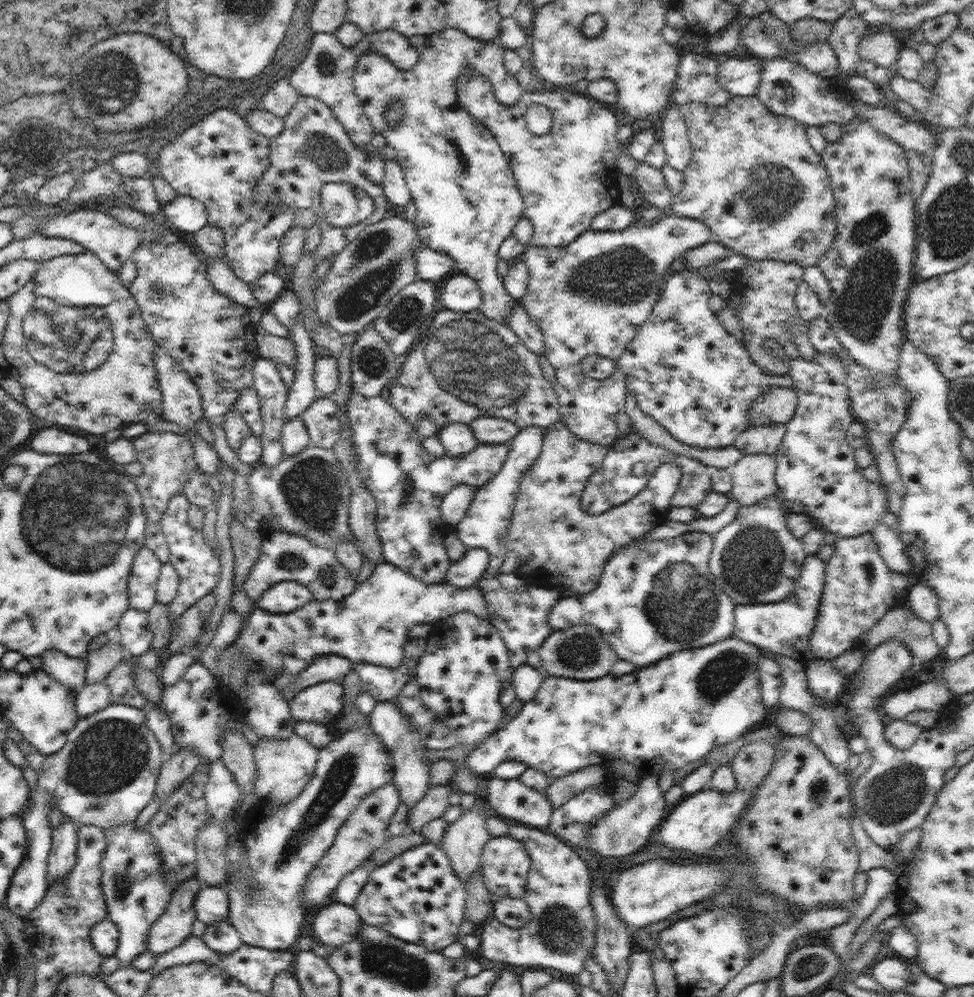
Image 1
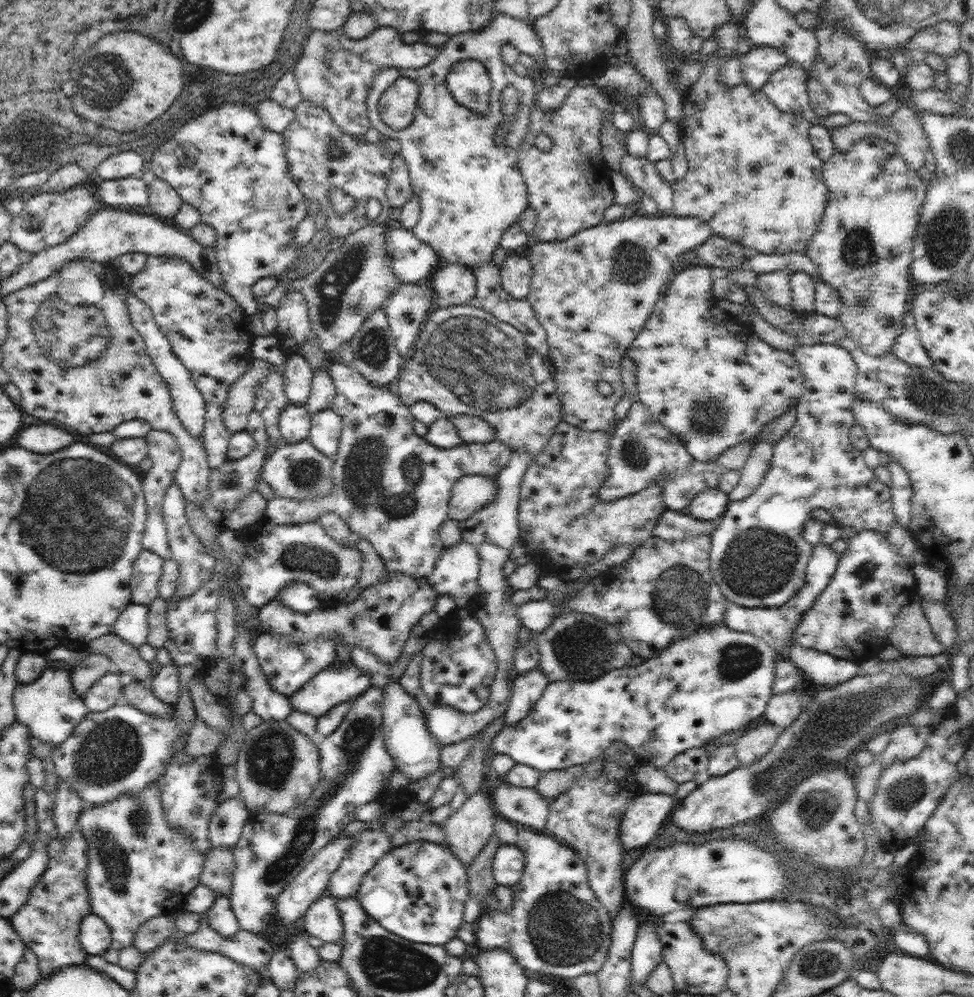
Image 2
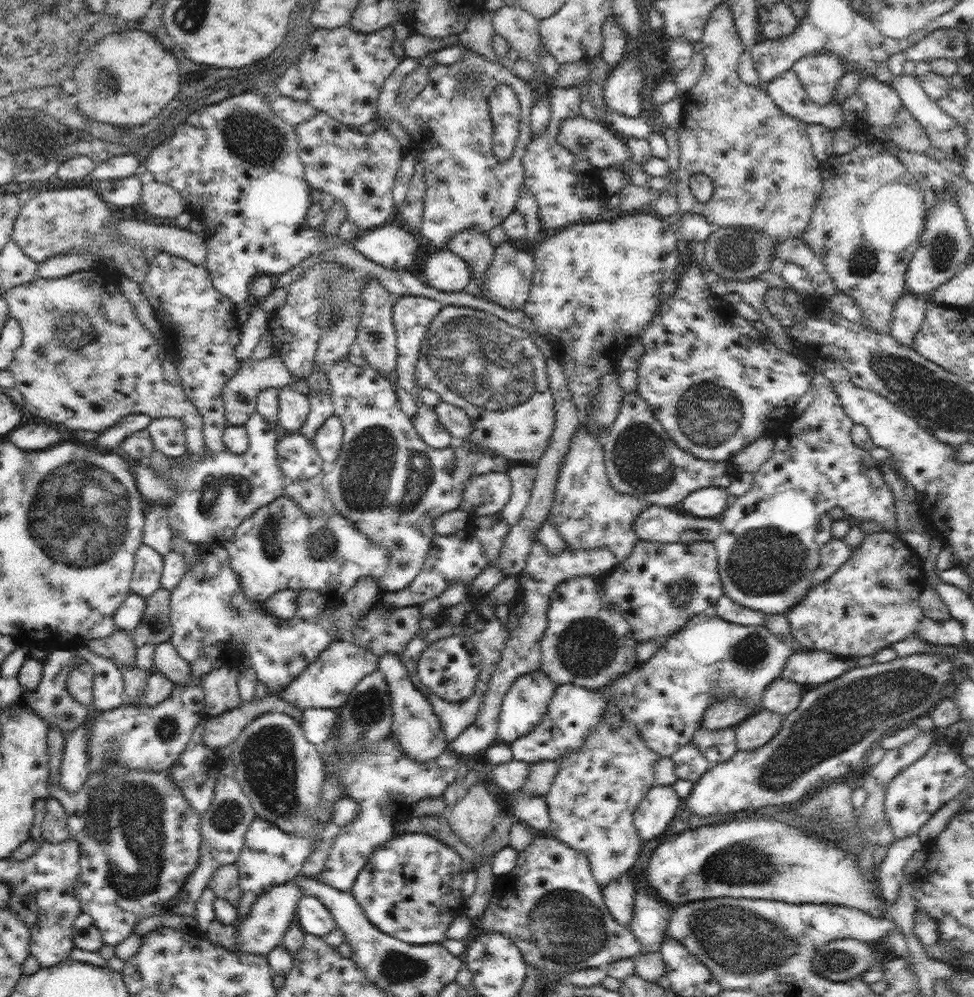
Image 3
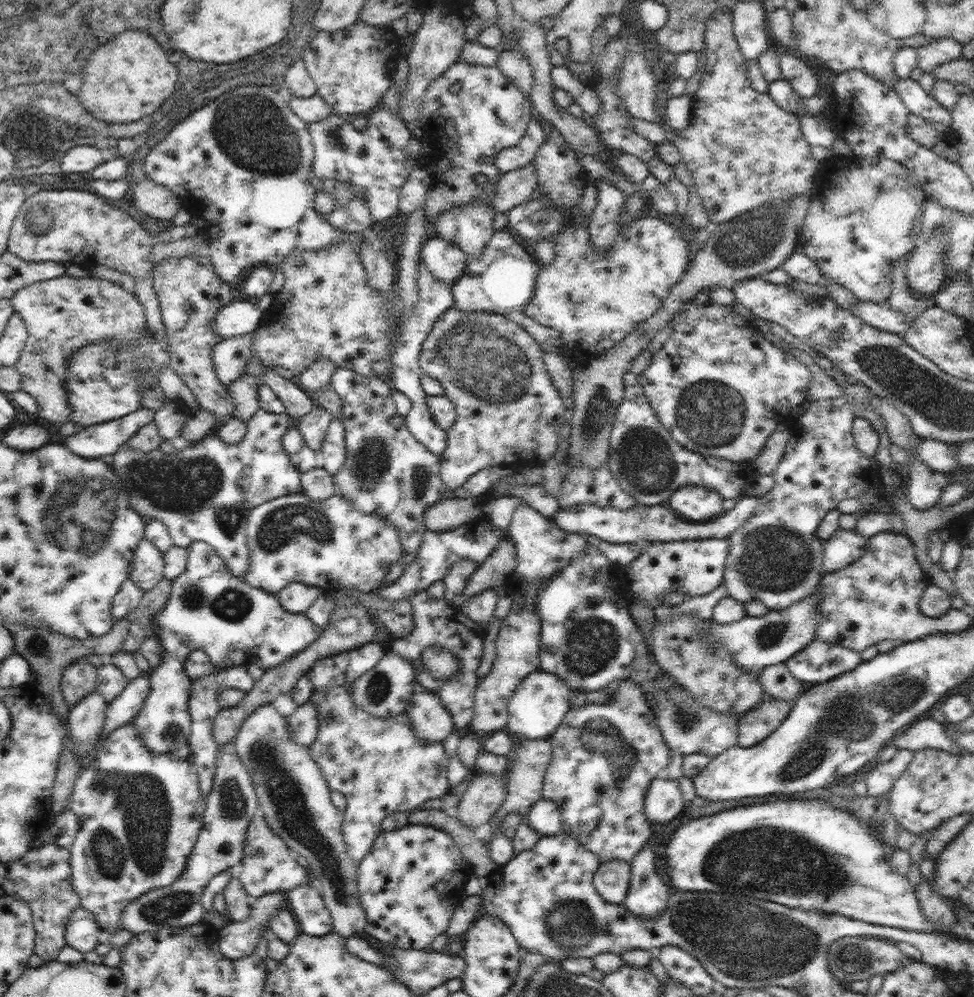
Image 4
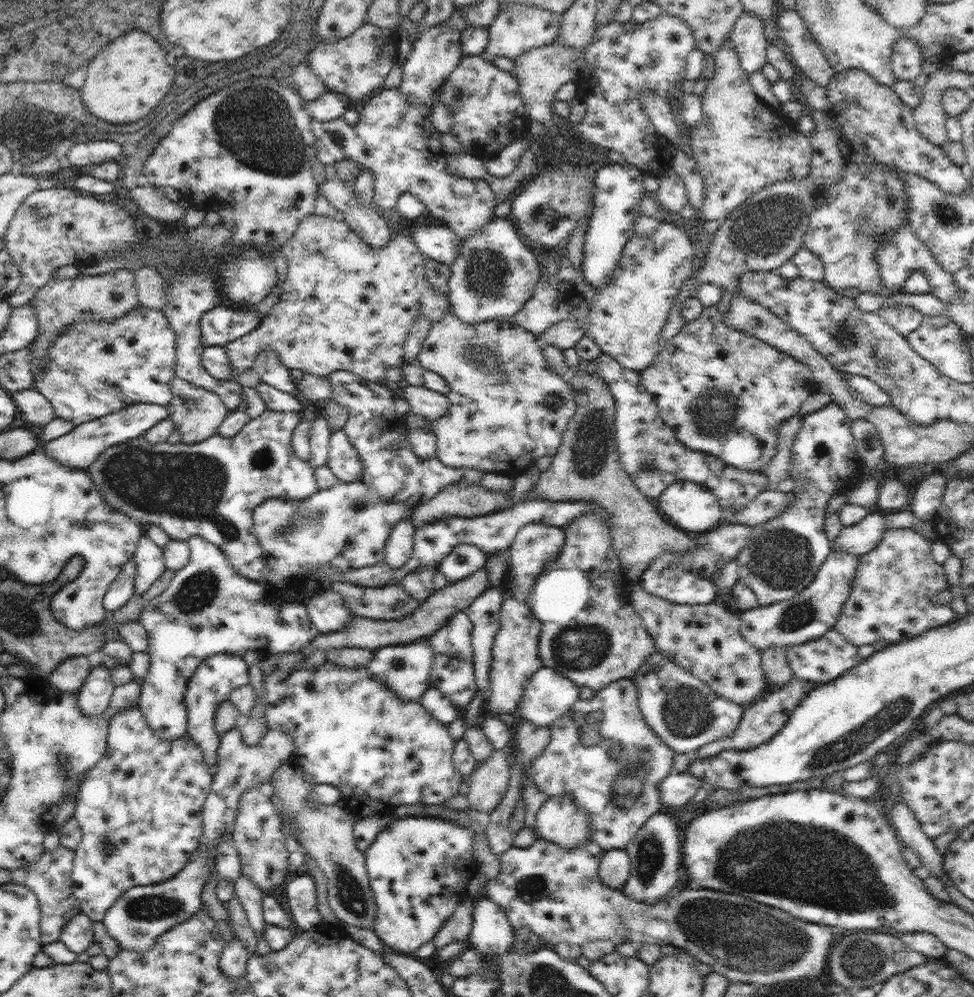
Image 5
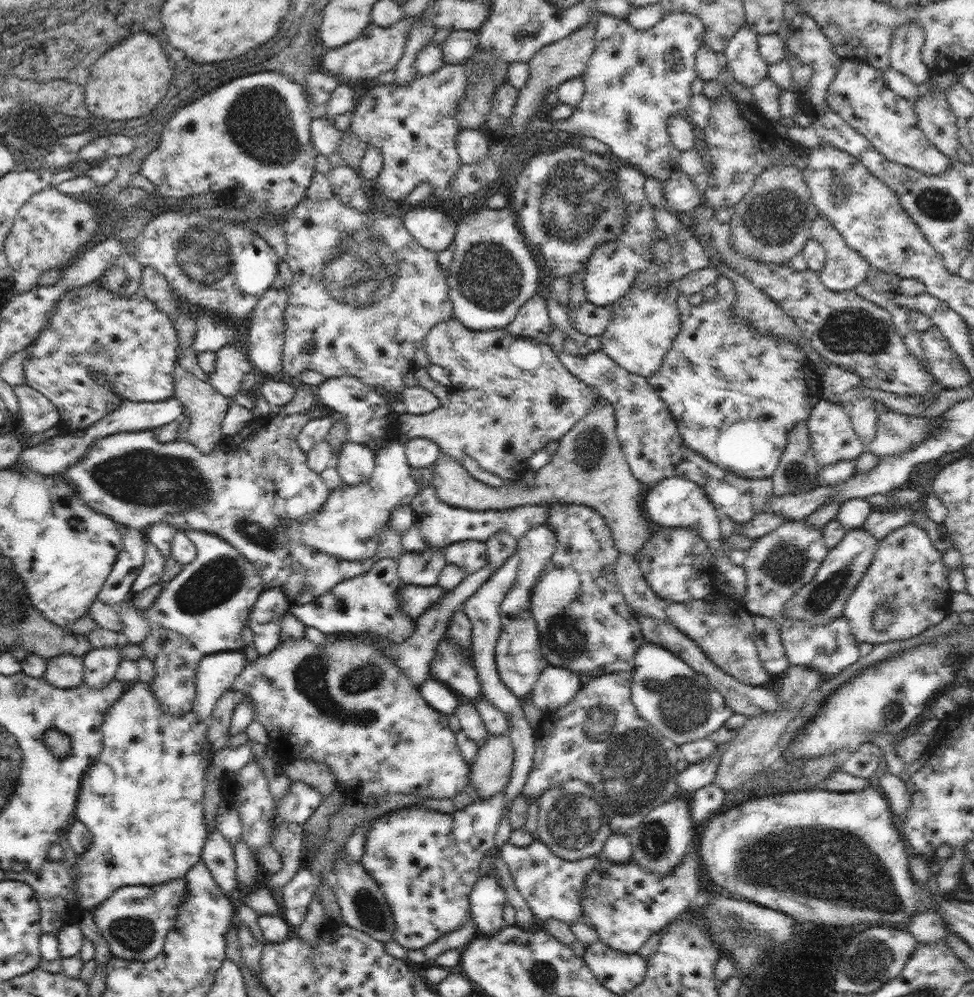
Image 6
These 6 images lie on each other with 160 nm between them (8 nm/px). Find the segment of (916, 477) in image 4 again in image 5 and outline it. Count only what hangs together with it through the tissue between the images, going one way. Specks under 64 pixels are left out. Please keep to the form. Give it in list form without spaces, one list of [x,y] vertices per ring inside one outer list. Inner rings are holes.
[[[933,474],[918,483],[909,504],[914,518],[933,520],[940,508],[945,488],[947,479],[942,474]]]

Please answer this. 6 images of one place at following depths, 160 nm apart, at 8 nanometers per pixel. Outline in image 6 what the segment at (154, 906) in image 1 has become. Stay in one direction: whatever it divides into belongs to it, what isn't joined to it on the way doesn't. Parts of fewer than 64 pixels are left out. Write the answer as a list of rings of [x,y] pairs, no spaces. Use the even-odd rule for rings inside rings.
[[[136,682],[125,690],[124,695],[112,705],[105,714],[105,719],[101,730],[102,737],[102,753],[94,764],[86,769],[83,776],[78,800],[76,803],[74,817],[86,825],[86,828],[91,831],[90,848],[81,855],[77,855],[76,868],[77,876],[75,879],[75,892],[79,900],[79,905],[85,910],[93,910],[98,905],[110,899],[112,893],[123,886],[128,885],[146,885],[154,886],[162,884],[174,879],[184,879],[186,873],[197,863],[201,861],[203,846],[205,845],[207,836],[206,823],[204,821],[204,786],[206,786],[204,776],[206,769],[211,763],[214,755],[213,747],[207,737],[208,723],[200,722],[196,713],[192,710],[186,714],[169,714],[161,709],[161,704],[158,703],[152,688],[148,683]]]

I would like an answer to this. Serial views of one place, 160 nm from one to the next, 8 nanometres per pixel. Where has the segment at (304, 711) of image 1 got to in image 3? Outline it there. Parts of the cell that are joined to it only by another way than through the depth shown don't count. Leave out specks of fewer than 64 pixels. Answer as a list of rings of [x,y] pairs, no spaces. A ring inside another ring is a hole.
[[[346,637],[331,644],[320,653],[318,659],[310,667],[301,672],[296,680],[290,683],[282,692],[282,699],[301,710],[307,708],[339,709],[350,697],[352,690],[368,676],[378,669],[380,658],[360,645],[356,645],[352,638]]]

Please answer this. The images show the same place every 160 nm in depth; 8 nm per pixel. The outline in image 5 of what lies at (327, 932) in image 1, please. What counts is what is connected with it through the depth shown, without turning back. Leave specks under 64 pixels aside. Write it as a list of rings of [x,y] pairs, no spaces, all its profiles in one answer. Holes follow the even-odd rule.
[[[310,875],[292,876],[286,881],[284,887],[294,927],[310,931],[325,924],[316,907],[318,902],[316,887]]]

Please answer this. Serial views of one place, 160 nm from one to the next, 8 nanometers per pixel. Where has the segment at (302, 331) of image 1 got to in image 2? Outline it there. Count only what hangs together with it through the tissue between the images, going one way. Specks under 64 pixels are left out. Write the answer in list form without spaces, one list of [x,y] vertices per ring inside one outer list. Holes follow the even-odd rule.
[[[298,353],[288,356],[282,368],[286,398],[296,406],[305,406],[311,395],[314,371],[310,363]]]

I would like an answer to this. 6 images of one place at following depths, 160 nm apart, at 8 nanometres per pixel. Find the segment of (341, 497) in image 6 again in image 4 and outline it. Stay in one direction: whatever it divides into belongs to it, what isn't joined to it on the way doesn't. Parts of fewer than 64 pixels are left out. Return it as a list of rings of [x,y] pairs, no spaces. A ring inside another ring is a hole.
[[[302,492],[283,494],[250,509],[246,524],[249,557],[242,578],[250,586],[275,595],[292,582],[316,586],[322,591],[328,584],[334,588],[353,586],[362,592],[372,592],[383,583],[390,566],[403,556],[398,531],[383,514],[364,514],[339,493],[326,500],[311,500]]]

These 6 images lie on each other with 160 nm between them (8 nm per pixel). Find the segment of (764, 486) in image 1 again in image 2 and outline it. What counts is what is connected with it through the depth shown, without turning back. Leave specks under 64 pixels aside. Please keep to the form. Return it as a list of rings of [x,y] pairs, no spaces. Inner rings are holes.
[[[769,440],[754,441],[746,464],[739,470],[740,479],[734,489],[728,494],[730,501],[748,498],[761,485],[764,475],[770,468],[774,444]]]

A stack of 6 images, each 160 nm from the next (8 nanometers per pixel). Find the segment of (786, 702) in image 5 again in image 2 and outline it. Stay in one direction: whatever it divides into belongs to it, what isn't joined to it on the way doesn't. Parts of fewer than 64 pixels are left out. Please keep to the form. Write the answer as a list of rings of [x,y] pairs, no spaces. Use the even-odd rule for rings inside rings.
[[[771,723],[747,727],[740,733],[734,745],[739,765],[742,767],[754,765],[754,762],[770,753],[778,737],[779,734]]]

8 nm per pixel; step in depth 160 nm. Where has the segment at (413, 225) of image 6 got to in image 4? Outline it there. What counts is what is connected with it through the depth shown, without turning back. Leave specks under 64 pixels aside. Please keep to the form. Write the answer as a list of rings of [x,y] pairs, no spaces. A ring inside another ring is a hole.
[[[441,236],[428,237],[421,244],[421,262],[436,277],[436,281],[448,286],[454,285],[464,275],[469,260],[468,253]]]

